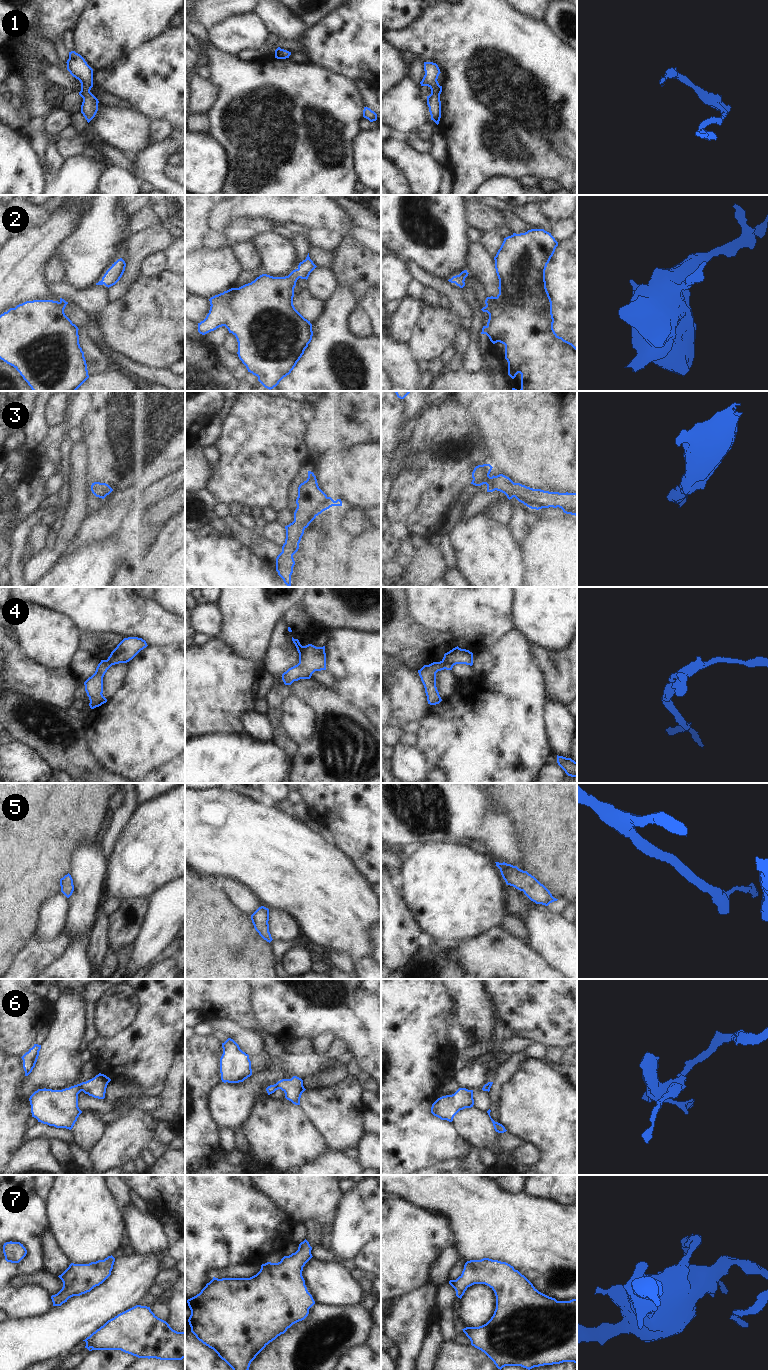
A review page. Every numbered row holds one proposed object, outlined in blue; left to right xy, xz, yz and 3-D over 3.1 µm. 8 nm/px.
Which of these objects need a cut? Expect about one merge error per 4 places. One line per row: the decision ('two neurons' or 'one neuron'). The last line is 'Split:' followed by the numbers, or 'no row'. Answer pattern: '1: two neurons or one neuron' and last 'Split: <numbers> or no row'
1: one neuron
2: one neuron
3: one neuron
4: two neurons
5: one neuron
6: two neurons
7: one neuron
Split: 4, 6

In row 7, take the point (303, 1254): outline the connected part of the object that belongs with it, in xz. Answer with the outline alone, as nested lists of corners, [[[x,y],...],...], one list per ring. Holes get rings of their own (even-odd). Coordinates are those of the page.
[[[305,1239],[295,1253],[284,1256],[278,1263],[262,1264],[260,1271],[250,1278],[213,1277],[199,1294],[187,1300],[191,1310],[188,1319],[191,1332],[199,1341],[213,1349],[233,1371],[248,1371],[256,1356],[293,1324],[304,1320],[309,1314],[309,1309],[315,1304],[302,1276],[303,1267],[313,1257],[311,1250],[312,1247]]]

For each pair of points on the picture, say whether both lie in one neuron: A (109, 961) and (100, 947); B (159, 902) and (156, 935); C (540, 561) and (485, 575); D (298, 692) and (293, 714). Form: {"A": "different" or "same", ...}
{"A": "different", "B": "same", "C": "different", "D": "different"}

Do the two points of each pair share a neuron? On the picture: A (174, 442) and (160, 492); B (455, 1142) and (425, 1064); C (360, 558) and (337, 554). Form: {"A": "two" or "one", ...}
{"A": "two", "B": "one", "C": "two"}

